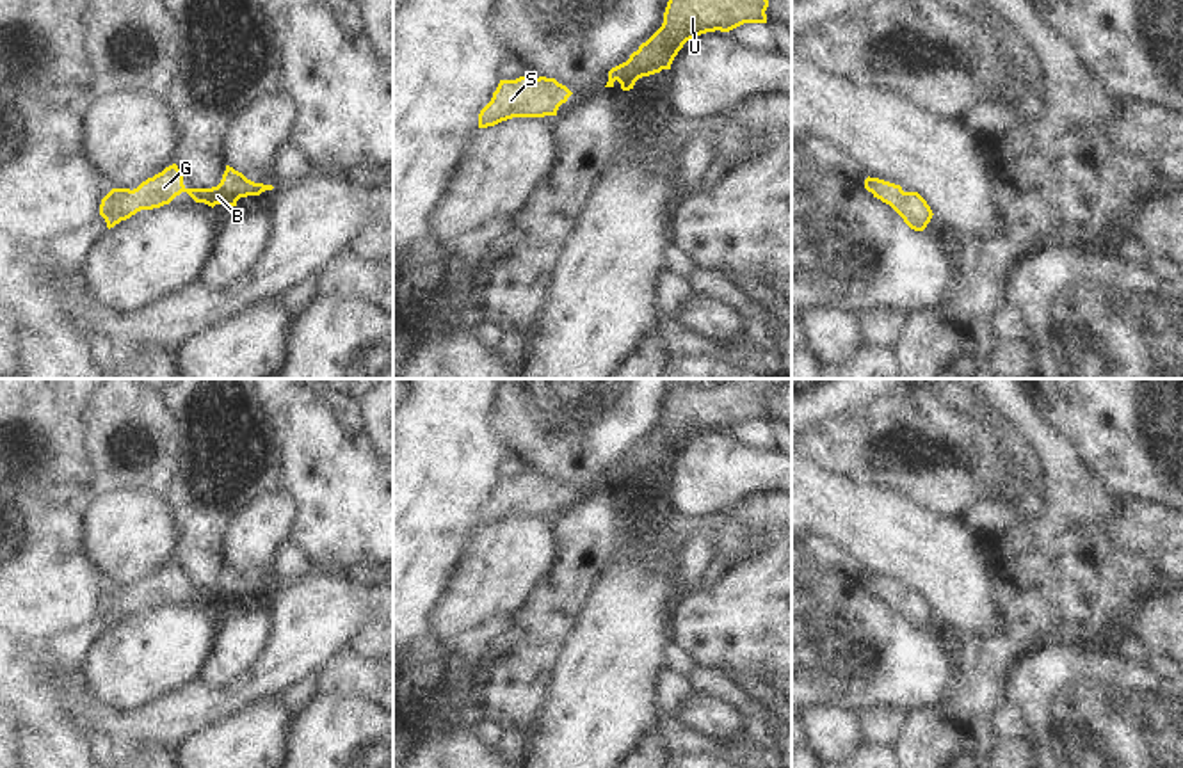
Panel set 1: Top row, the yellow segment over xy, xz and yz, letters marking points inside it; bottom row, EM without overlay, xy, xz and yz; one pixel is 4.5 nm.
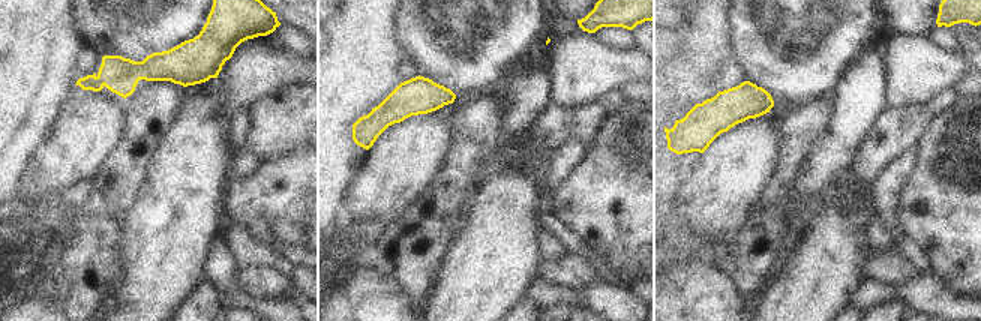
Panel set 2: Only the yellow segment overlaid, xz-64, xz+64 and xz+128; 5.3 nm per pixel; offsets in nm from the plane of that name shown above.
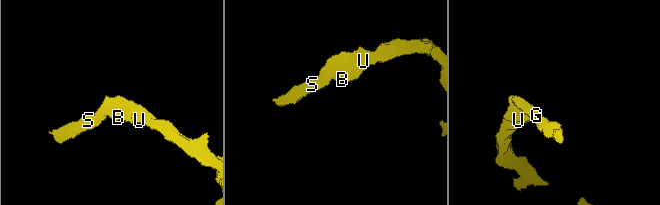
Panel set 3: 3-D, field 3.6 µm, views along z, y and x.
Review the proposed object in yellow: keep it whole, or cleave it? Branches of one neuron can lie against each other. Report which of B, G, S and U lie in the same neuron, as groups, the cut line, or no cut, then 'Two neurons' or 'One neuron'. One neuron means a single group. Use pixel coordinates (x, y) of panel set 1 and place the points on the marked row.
Groups: B G S U. No split. One neuron.

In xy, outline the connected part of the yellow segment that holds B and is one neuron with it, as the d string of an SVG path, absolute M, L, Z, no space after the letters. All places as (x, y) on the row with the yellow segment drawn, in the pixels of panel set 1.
M173 164L162 172L142 181L137 188L112 188L100 204L100 215L105 219L107 228L114 228L121 220L130 219L141 210L153 210L169 204L176 196L187 192L196 203L208 206L237 206L240 197L260 196L265 190L272 190L272 185L254 183L242 172L226 165L222 180L212 188L187 188L183 185L183 174L178 165Z

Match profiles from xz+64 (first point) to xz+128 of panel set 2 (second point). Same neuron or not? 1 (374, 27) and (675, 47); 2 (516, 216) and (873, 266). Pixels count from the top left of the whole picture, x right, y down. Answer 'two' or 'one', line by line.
1: two
2: two

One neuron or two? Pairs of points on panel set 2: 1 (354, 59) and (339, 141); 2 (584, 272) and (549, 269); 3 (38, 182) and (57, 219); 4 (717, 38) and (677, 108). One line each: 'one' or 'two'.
1: one
2: one
3: two
4: one

